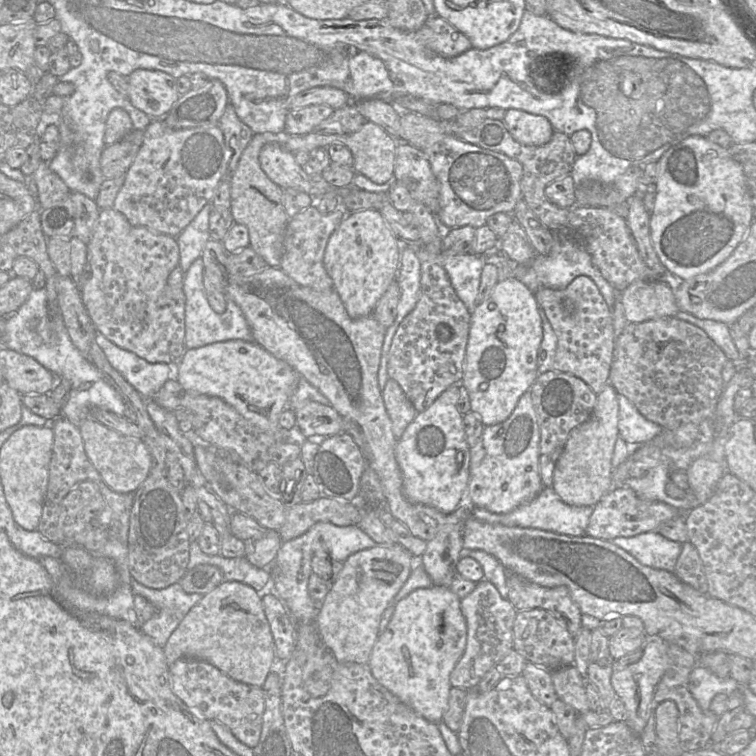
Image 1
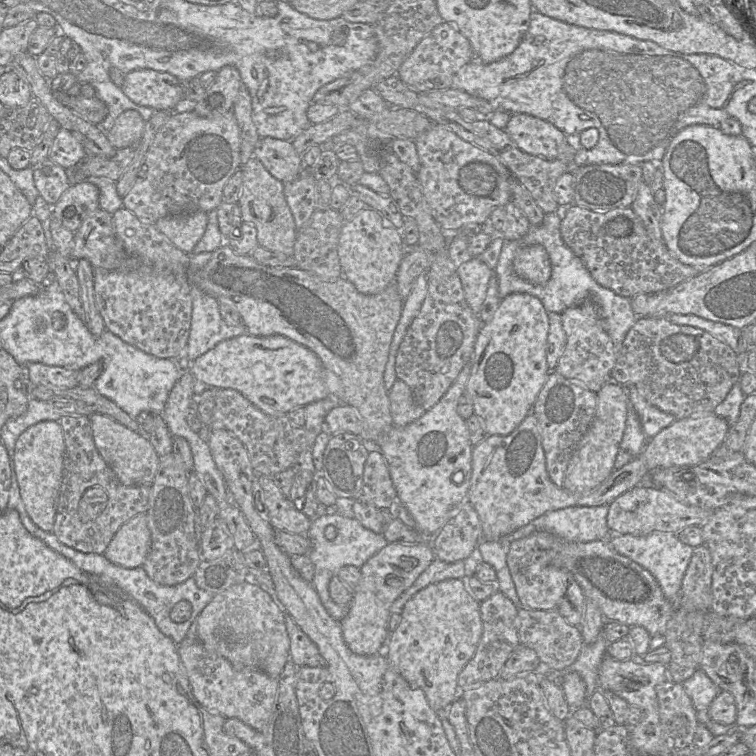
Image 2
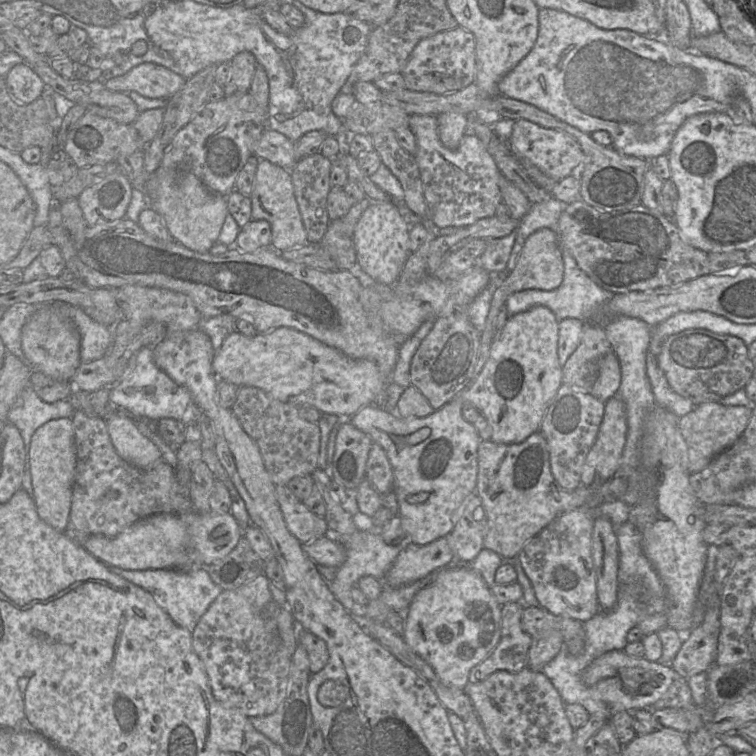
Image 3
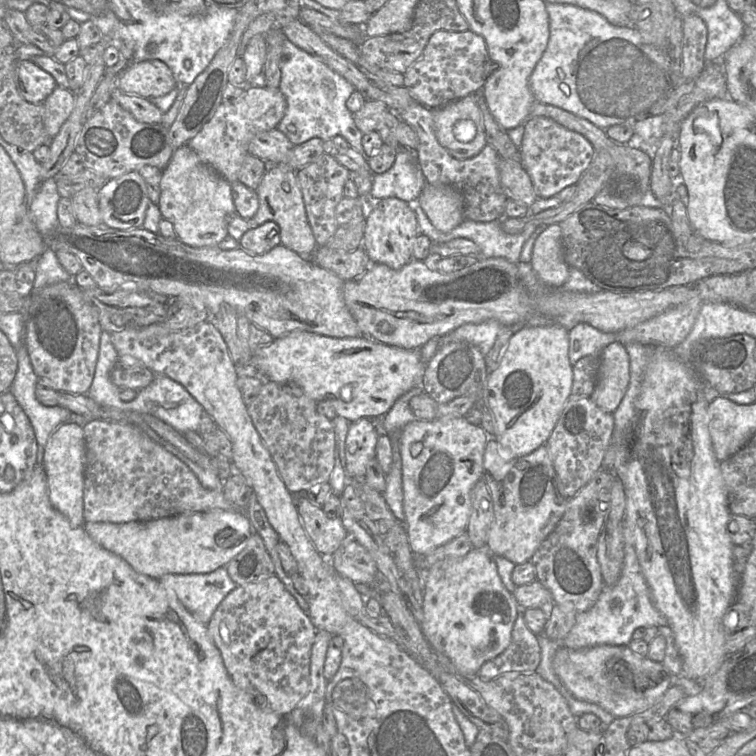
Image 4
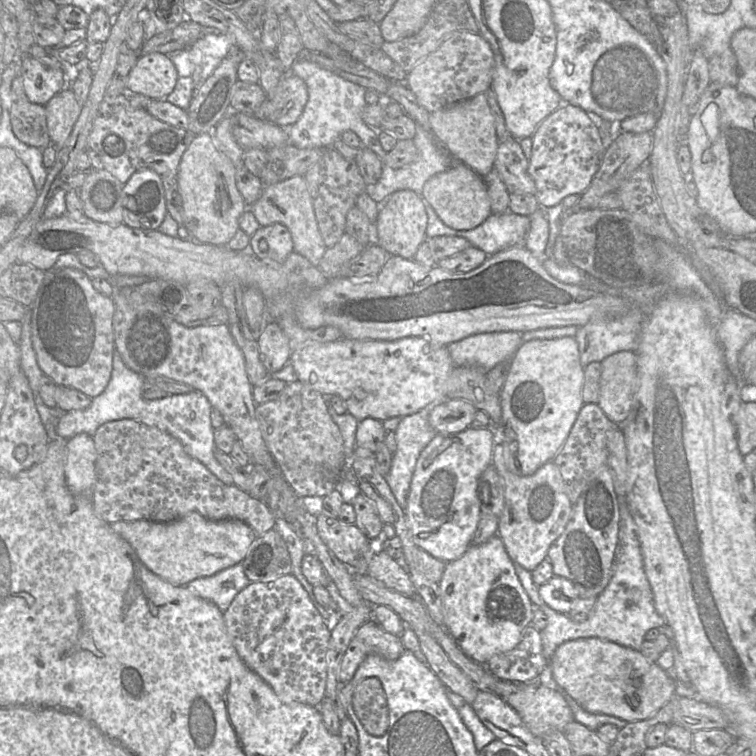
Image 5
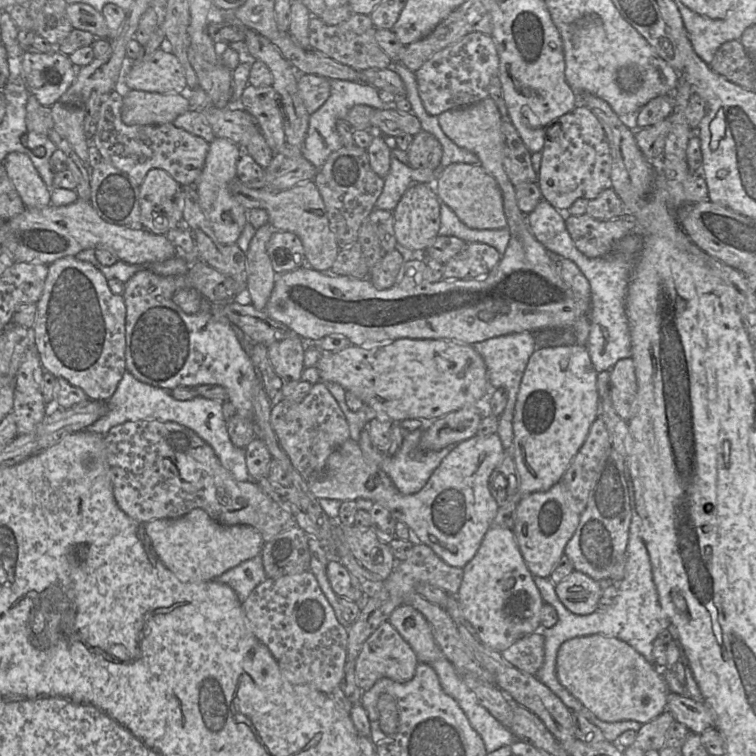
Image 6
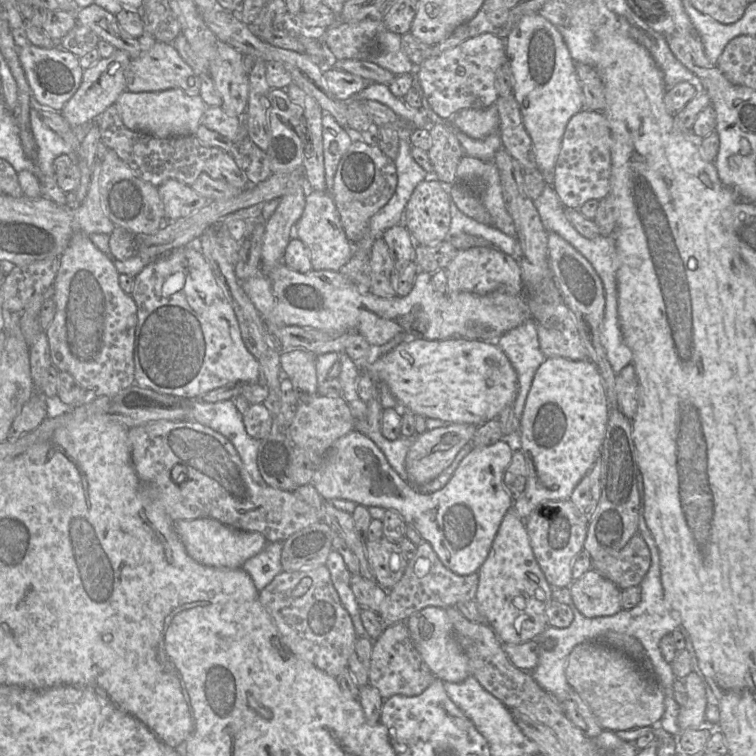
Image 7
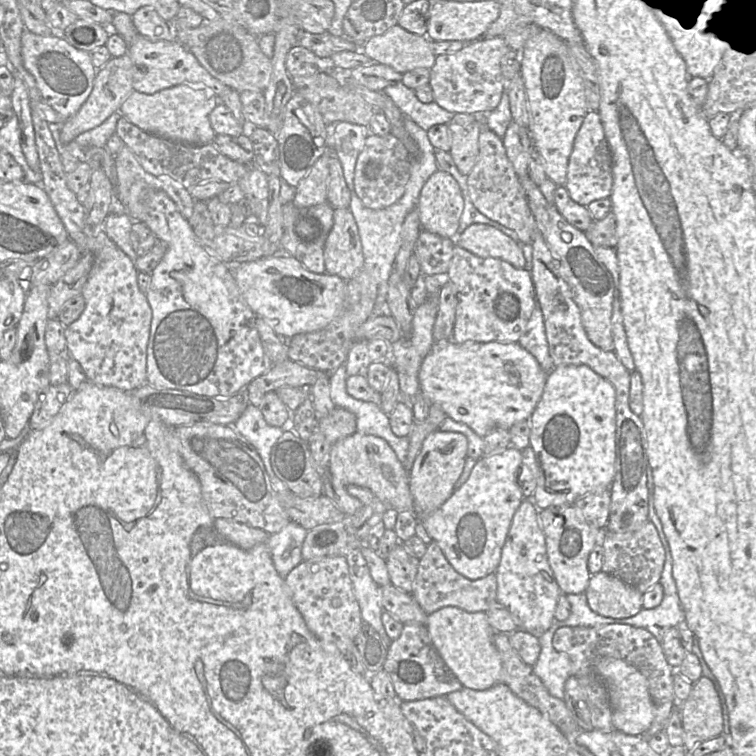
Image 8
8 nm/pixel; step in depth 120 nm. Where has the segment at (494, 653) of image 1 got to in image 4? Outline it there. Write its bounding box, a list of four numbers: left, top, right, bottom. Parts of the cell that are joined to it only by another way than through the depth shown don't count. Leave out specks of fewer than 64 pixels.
[477,612,540,680]

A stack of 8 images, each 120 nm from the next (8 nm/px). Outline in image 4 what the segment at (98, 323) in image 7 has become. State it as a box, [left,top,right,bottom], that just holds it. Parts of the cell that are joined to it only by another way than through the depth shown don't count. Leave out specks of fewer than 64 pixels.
[24,280,102,394]

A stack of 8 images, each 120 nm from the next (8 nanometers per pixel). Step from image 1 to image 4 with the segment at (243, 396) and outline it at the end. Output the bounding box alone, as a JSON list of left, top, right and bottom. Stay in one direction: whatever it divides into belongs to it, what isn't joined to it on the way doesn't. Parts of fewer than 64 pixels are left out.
[252,331,426,423]

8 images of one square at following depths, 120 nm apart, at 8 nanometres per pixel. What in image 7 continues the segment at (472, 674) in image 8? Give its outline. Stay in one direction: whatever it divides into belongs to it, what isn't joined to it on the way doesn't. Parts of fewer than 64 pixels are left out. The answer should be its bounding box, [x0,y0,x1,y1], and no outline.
[405,606,471,683]

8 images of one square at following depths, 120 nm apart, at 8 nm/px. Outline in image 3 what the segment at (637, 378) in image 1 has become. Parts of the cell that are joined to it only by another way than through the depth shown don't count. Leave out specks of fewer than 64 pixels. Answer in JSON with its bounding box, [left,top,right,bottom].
[657,328,754,406]

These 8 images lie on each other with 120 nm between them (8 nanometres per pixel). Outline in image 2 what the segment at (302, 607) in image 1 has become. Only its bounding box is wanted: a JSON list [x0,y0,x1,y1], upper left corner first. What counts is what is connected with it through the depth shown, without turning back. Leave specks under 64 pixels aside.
[306,513,388,621]

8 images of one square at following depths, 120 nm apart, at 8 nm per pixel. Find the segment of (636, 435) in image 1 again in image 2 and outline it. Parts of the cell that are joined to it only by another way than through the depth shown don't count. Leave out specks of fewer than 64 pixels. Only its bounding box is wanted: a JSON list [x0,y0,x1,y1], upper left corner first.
[625,387,675,439]

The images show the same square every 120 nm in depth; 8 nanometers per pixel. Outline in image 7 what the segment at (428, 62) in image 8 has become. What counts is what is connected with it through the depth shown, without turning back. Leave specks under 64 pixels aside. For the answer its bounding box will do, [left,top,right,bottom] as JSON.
[368,30,415,76]

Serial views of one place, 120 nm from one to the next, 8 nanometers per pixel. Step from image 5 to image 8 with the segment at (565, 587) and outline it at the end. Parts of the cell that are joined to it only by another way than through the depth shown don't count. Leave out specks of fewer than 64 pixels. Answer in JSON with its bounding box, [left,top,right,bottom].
[584,571,643,618]

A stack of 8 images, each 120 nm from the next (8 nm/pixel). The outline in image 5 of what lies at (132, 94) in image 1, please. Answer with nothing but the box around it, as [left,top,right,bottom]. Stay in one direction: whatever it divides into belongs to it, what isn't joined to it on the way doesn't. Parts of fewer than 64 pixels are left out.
[126,52,178,99]

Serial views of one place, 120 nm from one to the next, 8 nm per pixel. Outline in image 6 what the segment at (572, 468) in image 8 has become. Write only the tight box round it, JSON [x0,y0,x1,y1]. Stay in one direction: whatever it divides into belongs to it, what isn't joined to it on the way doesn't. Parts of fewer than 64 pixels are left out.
[492,344,599,529]

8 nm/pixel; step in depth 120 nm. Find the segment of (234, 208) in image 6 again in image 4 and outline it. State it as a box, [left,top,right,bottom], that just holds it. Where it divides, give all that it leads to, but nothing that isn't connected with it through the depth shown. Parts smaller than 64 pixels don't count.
[158,144,236,247]

